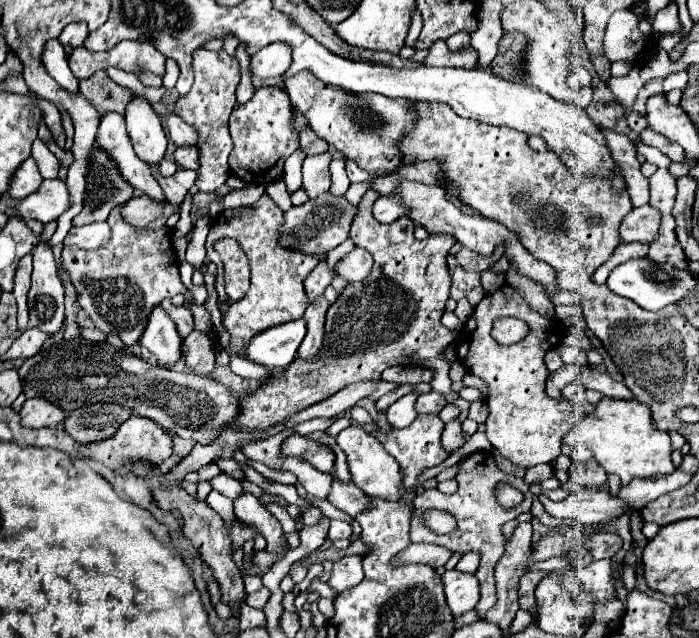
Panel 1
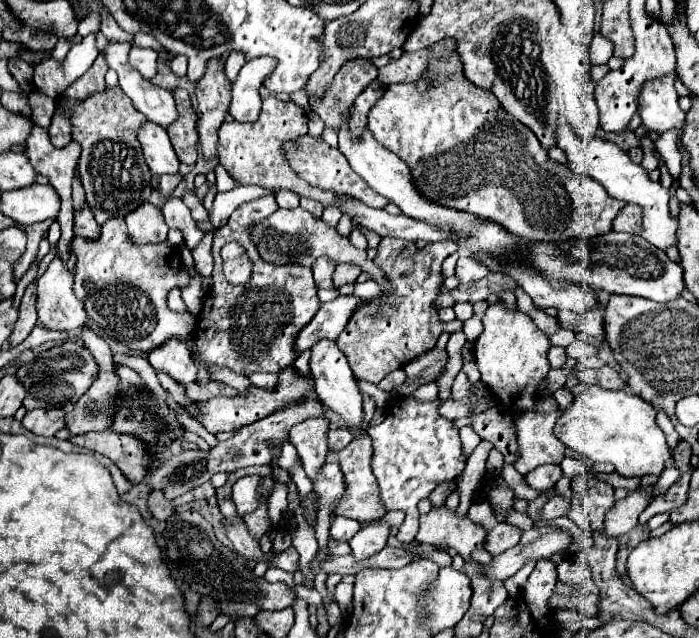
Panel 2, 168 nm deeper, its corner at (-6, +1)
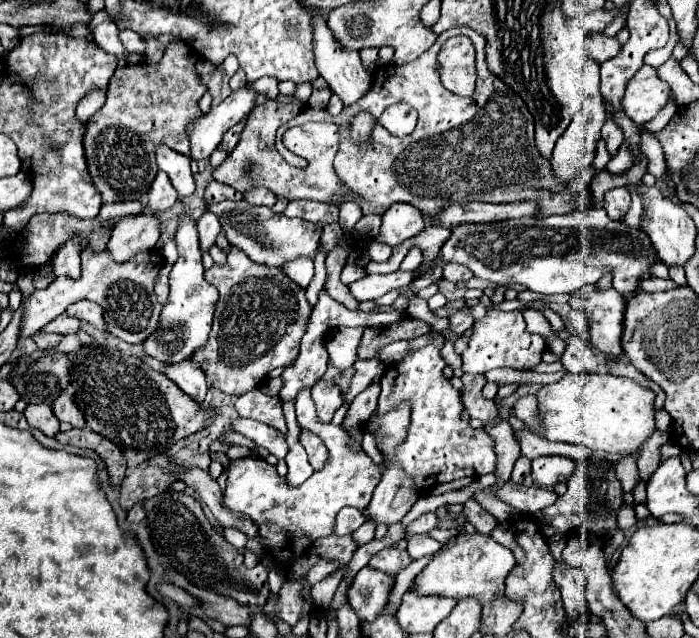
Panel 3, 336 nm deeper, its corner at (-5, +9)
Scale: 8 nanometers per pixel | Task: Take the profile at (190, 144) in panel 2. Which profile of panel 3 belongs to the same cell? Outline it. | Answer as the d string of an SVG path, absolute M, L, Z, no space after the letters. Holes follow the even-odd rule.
M172 41L166 45L160 63L126 65L116 69L112 75L106 91L106 103L90 117L84 135L88 173L102 195L102 203L138 201L146 195L158 171L154 163L154 147L158 143L190 157L186 127L202 115L198 101L206 93L206 85L200 83L194 63L196 53L186 43Z

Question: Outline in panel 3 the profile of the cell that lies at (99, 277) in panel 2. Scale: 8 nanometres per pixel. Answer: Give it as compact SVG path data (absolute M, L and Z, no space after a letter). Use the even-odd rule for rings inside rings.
M86 247L82 251L82 275L78 279L56 277L46 289L34 291L34 295L28 299L24 315L22 315L22 337L30 337L36 331L40 331L46 323L56 319L74 301L88 299L98 303L104 309L108 333L112 333L114 337L126 343L142 343L142 339L154 333L154 327L158 327L160 323L162 305L156 301L156 295L154 295L154 279L158 271L162 269L162 263L164 263L164 257L158 249L138 253L138 257L126 263L114 263L114 259L110 259L108 249L90 251Z

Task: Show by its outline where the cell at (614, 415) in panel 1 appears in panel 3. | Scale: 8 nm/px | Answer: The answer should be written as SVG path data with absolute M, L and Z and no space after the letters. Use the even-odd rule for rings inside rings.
M566 373L558 383L544 385L536 393L546 439L584 445L590 451L638 455L646 437L656 429L654 391L642 387L634 379L606 375L610 374Z

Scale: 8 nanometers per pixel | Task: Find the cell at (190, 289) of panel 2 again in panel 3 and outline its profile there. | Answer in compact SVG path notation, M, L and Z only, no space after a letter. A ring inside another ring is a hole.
M188 213L178 215L178 231L176 231L176 245L178 245L178 261L172 265L170 271L170 295L168 303L162 311L162 321L156 333L152 333L144 341L146 355L154 357L160 363L176 363L182 359L190 359L192 353L206 345L214 305L218 301L218 291L204 279L202 267L202 249L198 247L198 229L194 219Z

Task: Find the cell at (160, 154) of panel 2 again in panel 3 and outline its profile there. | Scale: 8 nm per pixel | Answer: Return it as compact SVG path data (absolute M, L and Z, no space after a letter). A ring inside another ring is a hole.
M158 145L156 147L156 163L158 163L158 169L162 169L170 177L170 181L180 197L188 197L194 193L190 159L186 155L176 153L174 149L170 149L166 145Z

